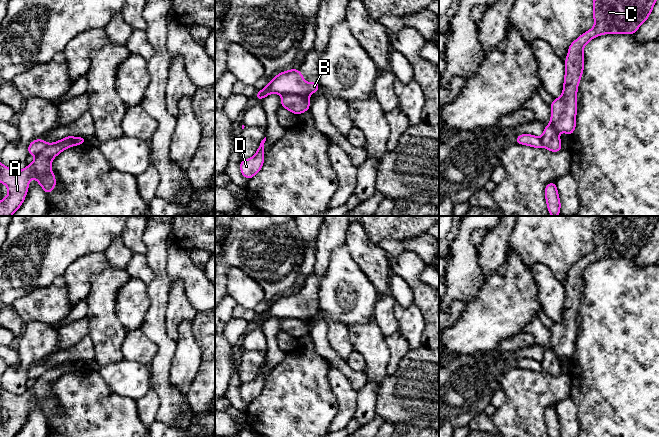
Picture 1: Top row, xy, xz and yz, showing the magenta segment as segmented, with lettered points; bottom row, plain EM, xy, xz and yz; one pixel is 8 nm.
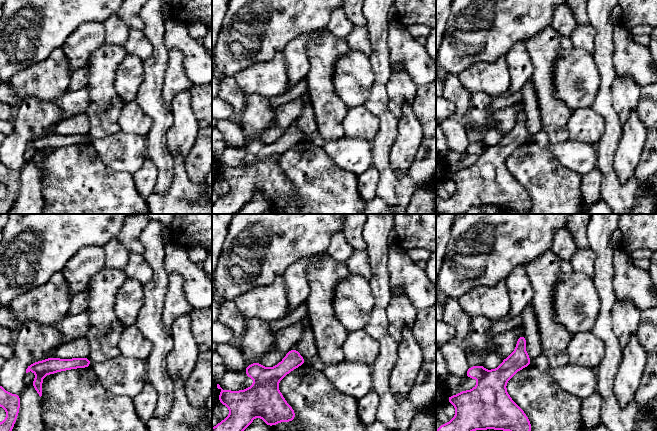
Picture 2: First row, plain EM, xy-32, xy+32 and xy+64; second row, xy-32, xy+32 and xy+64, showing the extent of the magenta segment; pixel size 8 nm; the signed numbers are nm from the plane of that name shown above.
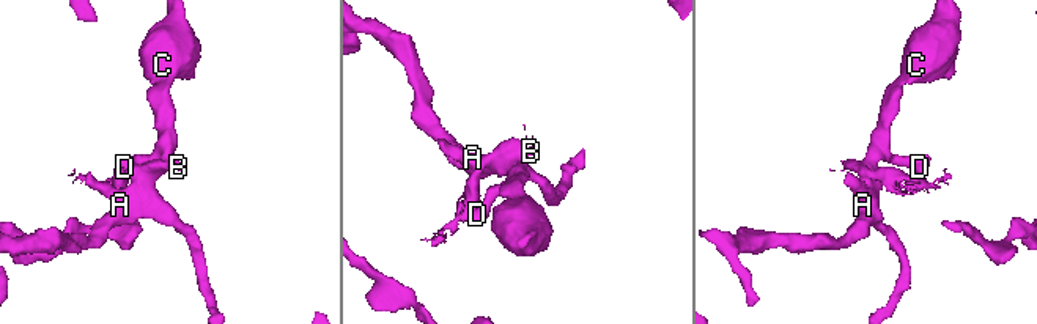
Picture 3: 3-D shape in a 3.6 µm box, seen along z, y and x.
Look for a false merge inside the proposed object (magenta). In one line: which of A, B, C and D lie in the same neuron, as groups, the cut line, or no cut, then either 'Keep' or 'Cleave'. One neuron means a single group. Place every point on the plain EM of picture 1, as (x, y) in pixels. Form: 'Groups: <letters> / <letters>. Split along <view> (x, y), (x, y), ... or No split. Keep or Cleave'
Groups: A C D / B. Split along xy (77, 361), (72, 366), (63, 369), (50, 368), (36, 379). Cleave

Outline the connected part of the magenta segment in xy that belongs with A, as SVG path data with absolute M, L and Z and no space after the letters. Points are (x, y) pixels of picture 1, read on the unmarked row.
M67 360L62 363L64 370L52 368L46 371L35 384L23 394L16 395L0 386L0 406L8 412L8 419L0 425L0 437L14 437L22 429L32 401L48 419L56 410L55 399L51 394L51 385L63 374L69 371L77 361Z

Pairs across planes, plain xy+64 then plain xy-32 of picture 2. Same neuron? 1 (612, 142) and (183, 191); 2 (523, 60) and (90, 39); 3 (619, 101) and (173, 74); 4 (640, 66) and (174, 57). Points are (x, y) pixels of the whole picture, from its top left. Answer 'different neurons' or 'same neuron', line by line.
1: different neurons
2: same neuron
3: same neuron
4: different neurons

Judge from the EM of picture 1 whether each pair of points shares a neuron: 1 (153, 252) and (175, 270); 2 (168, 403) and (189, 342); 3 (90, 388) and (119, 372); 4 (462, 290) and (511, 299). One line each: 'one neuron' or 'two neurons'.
1: two neurons
2: two neurons
3: two neurons
4: two neurons

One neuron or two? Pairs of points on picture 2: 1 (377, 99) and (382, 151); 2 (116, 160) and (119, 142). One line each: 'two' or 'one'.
1: one
2: one

